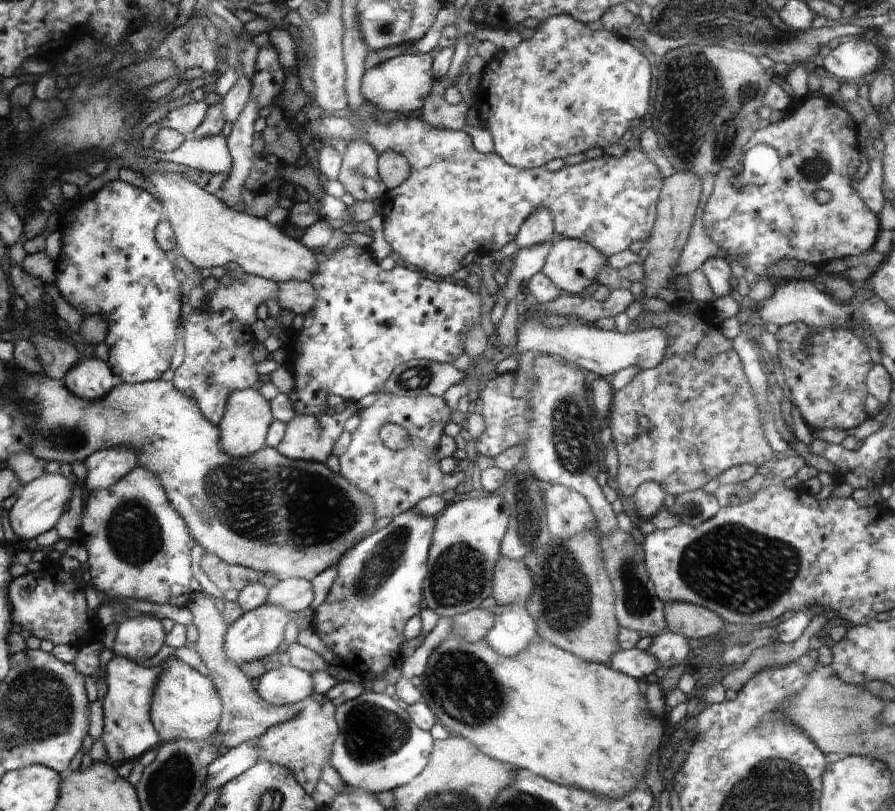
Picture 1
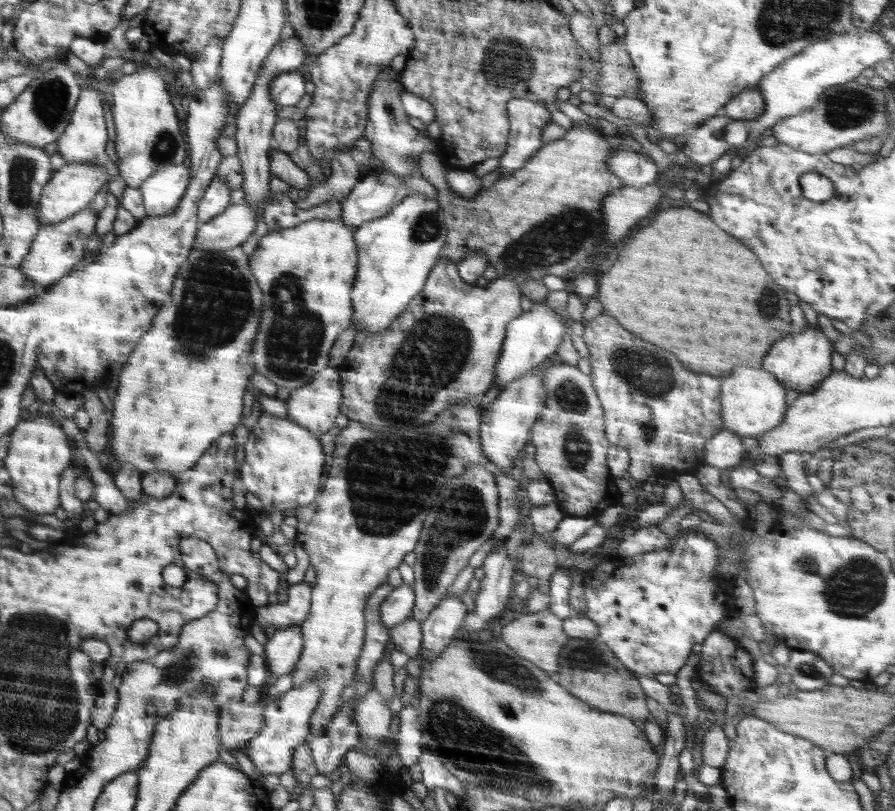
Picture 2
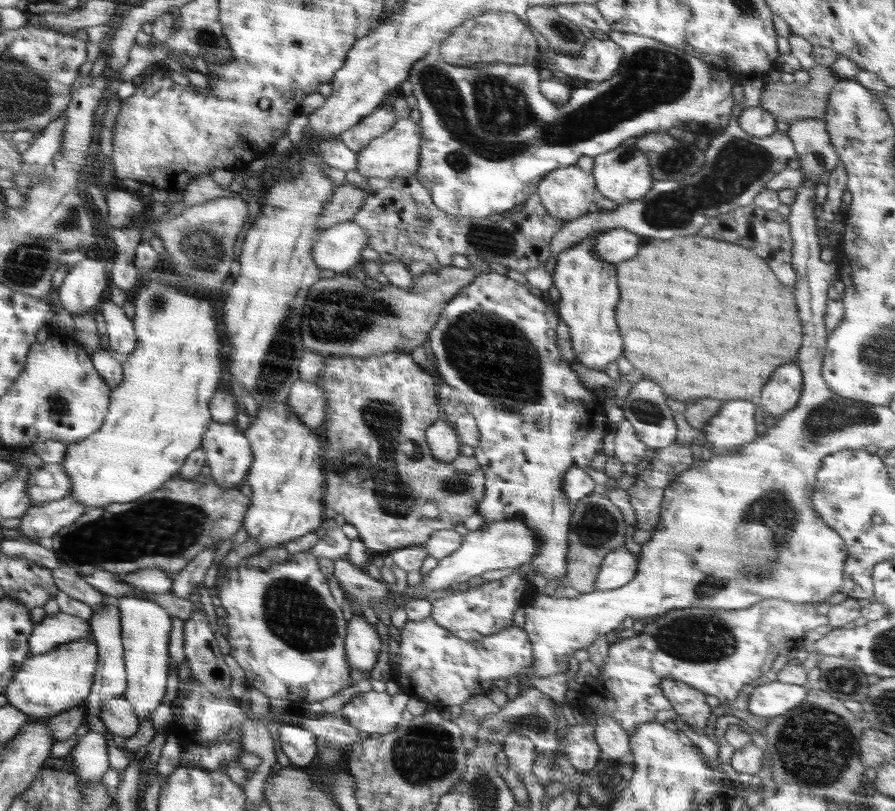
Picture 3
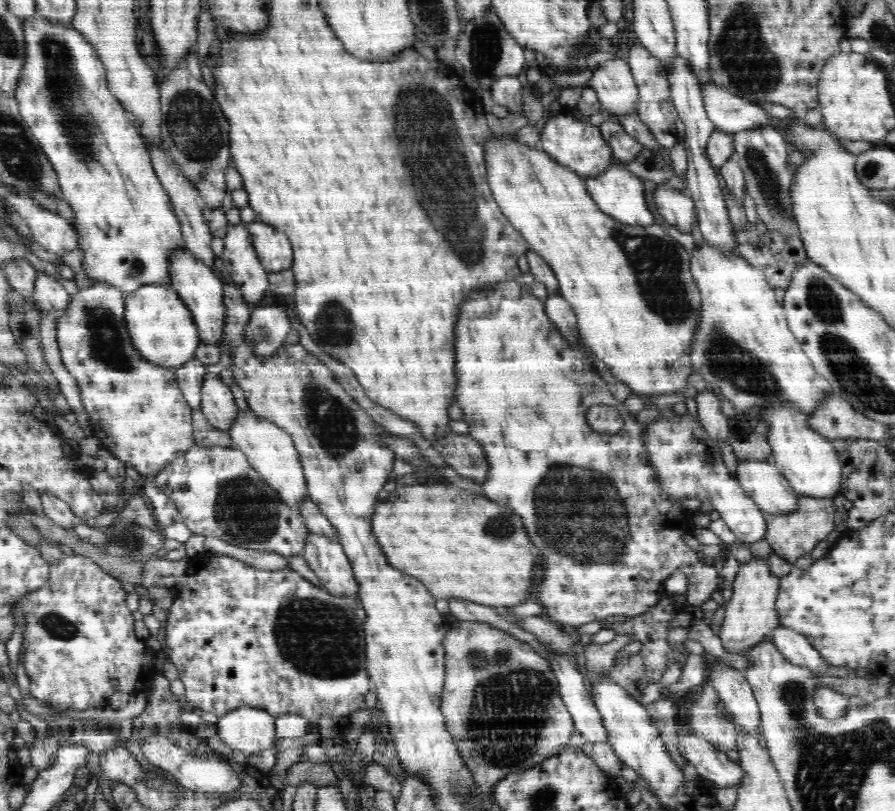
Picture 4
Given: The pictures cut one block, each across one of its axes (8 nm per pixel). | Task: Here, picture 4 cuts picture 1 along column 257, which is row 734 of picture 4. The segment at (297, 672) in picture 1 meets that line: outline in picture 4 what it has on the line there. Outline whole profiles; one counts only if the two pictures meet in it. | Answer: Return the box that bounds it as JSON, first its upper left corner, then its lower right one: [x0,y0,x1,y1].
[678,726,744,788]

